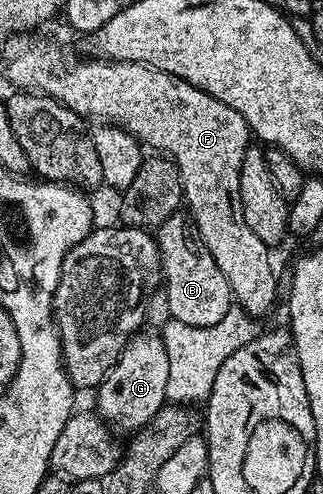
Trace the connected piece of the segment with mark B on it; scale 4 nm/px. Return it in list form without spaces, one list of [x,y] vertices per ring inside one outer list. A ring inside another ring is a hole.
[[[181,215],[168,217],[155,231],[157,249],[161,253],[161,272],[163,288],[167,295],[167,307],[171,307],[172,320],[187,323],[191,327],[211,327],[219,323],[219,319],[223,319],[223,315],[227,315],[229,310],[234,308],[233,292],[227,283],[227,275],[219,271],[219,267],[209,256],[199,252],[191,236],[190,226],[186,218],[182,217]]]

